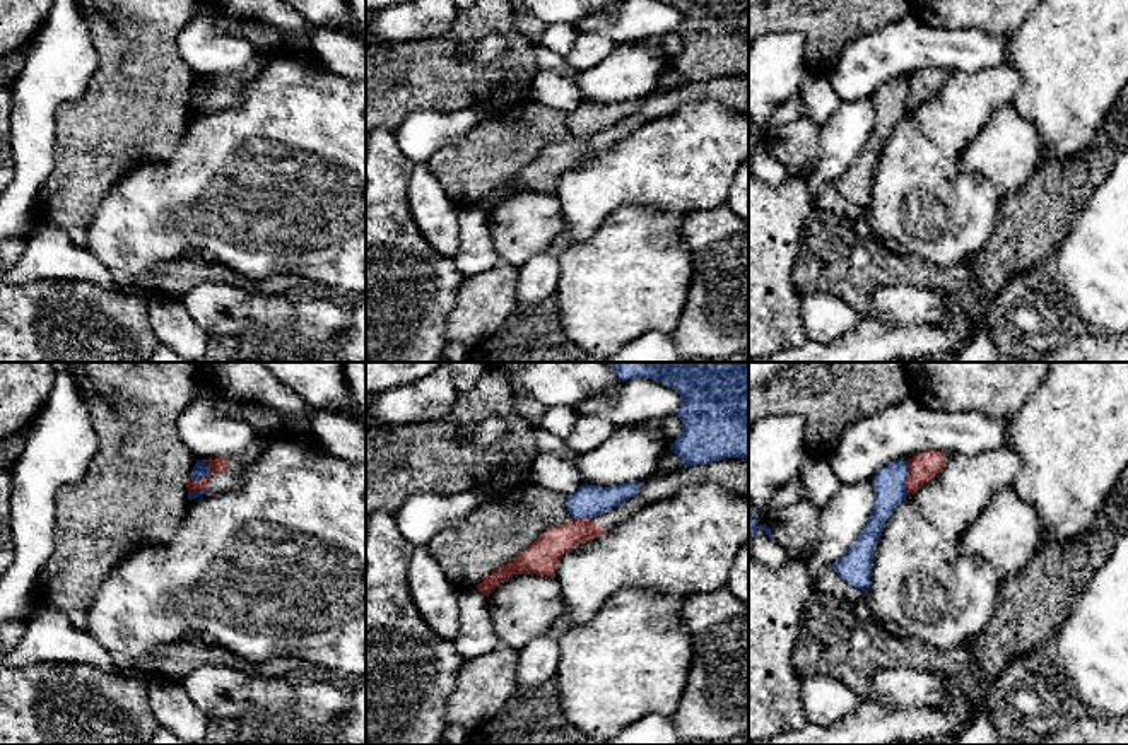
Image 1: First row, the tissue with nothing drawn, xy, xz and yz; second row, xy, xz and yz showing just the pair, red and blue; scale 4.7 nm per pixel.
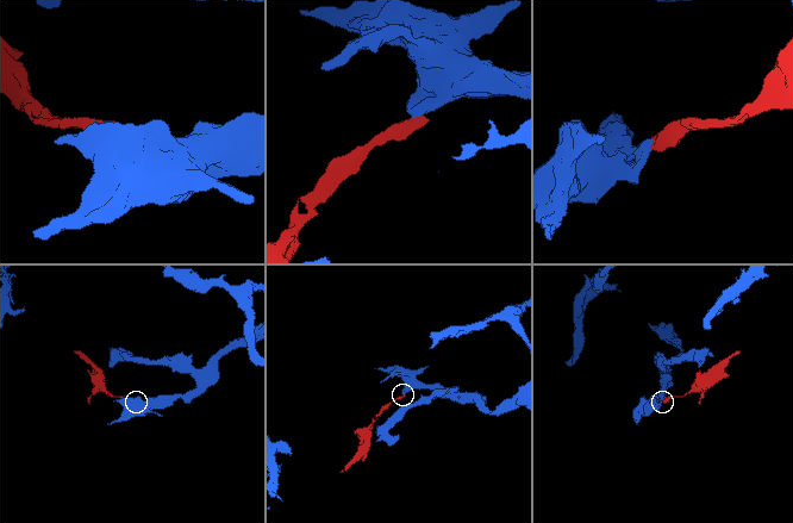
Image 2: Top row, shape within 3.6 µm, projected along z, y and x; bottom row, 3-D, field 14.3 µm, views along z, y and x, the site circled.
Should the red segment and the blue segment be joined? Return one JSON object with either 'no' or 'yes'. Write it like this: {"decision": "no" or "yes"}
{"decision": "no"}

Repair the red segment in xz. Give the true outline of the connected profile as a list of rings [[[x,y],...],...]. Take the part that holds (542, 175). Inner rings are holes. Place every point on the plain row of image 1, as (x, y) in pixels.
[[[725,75],[709,82],[694,82],[675,87],[667,92],[653,91],[639,109],[617,125],[595,133],[593,137],[569,137],[562,144],[543,149],[525,169],[514,178],[491,190],[475,205],[489,214],[501,200],[518,191],[537,191],[554,195],[559,178],[571,166],[591,159],[615,142],[631,135],[637,128],[661,116],[670,116],[690,103],[716,101],[733,111],[749,114],[749,77]]]

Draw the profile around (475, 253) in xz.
[[[477,205],[460,208],[458,249],[451,260],[465,277],[484,273],[499,260],[489,232],[487,214]]]

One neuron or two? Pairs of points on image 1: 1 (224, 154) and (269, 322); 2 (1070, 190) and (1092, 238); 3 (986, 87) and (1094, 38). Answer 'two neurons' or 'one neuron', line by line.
1: two neurons
2: two neurons
3: two neurons

